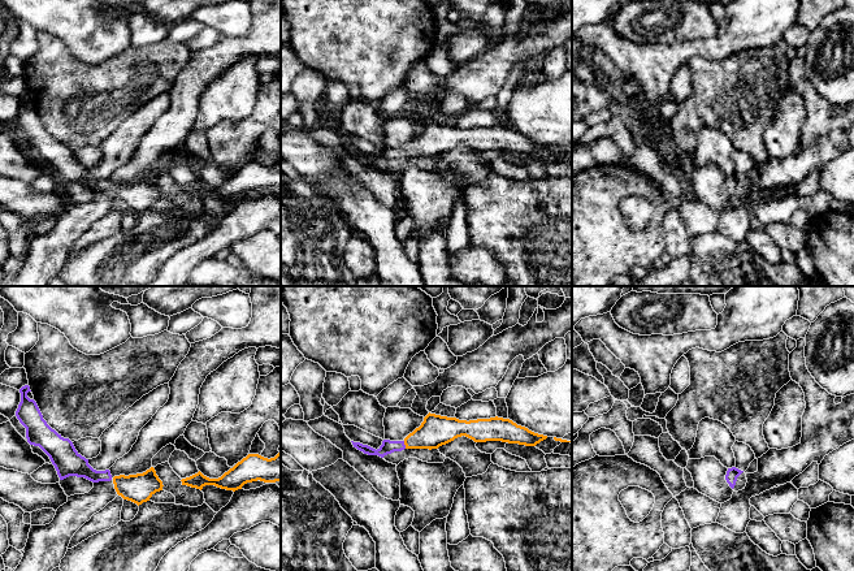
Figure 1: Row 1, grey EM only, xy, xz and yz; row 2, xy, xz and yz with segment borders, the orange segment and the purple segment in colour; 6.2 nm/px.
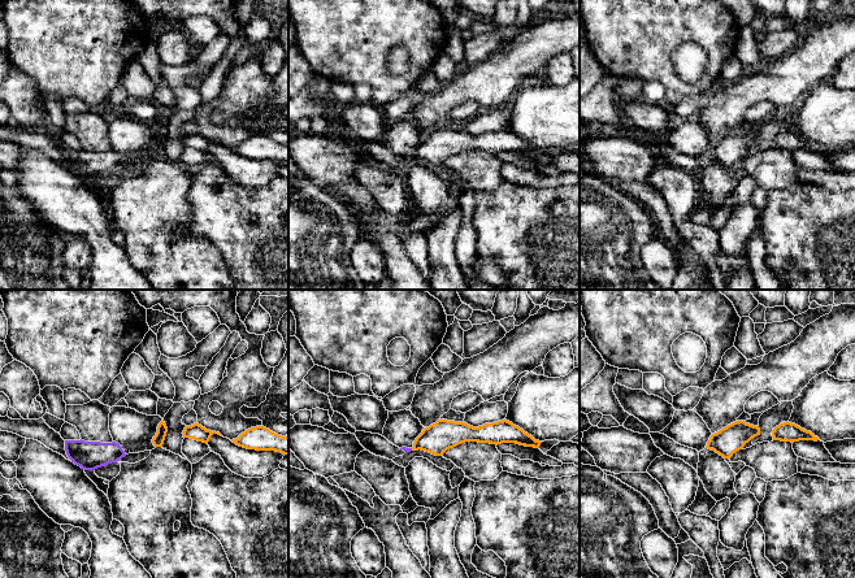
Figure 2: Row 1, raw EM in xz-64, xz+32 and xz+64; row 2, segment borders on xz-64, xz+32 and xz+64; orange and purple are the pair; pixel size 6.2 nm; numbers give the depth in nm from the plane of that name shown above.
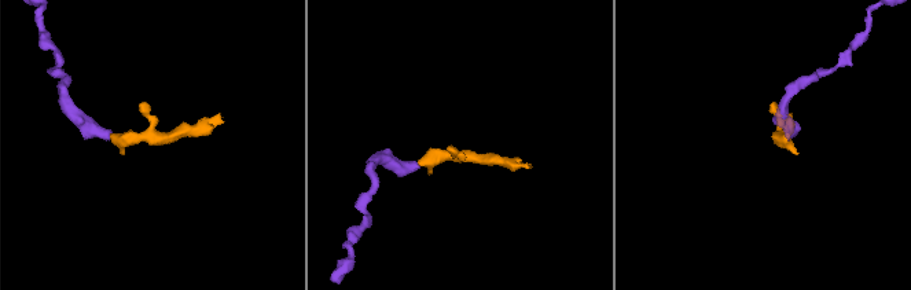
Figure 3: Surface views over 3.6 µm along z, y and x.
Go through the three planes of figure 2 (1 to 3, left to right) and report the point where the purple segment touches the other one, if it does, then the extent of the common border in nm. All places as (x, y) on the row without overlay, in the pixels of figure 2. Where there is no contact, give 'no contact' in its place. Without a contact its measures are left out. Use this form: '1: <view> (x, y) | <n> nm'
1: no contact
2: no contact
3: no contact

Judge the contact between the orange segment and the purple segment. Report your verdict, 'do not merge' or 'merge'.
merge

